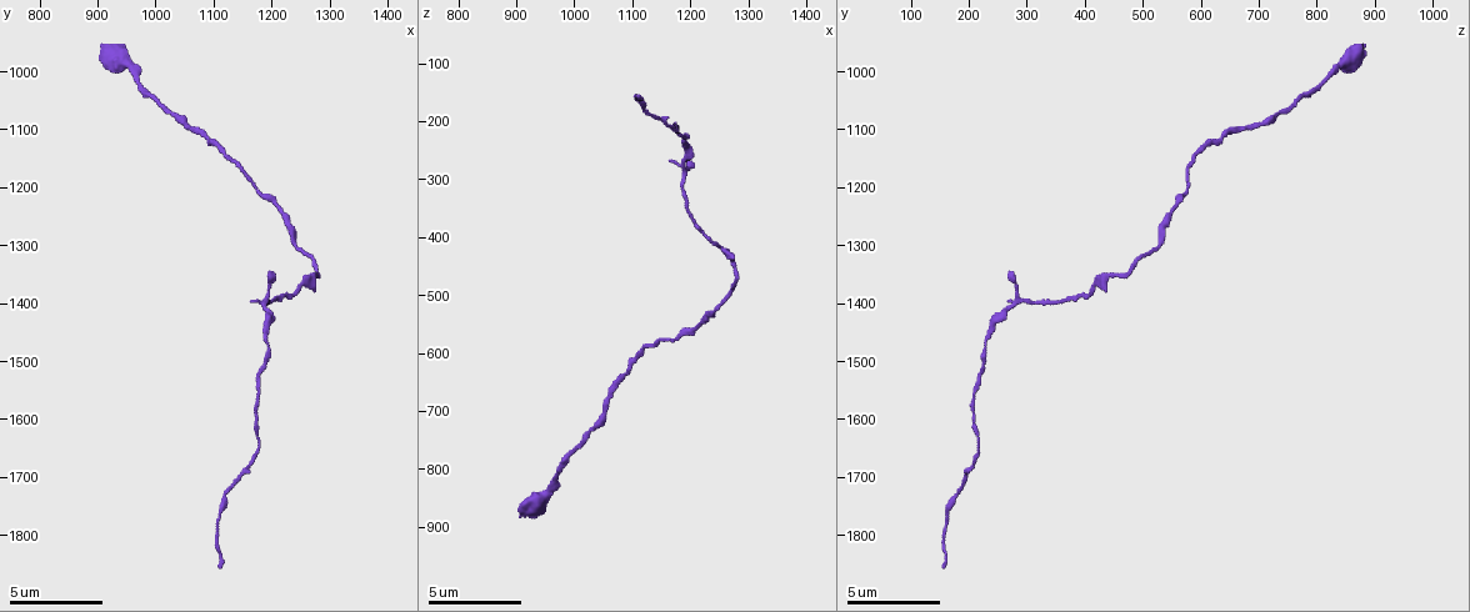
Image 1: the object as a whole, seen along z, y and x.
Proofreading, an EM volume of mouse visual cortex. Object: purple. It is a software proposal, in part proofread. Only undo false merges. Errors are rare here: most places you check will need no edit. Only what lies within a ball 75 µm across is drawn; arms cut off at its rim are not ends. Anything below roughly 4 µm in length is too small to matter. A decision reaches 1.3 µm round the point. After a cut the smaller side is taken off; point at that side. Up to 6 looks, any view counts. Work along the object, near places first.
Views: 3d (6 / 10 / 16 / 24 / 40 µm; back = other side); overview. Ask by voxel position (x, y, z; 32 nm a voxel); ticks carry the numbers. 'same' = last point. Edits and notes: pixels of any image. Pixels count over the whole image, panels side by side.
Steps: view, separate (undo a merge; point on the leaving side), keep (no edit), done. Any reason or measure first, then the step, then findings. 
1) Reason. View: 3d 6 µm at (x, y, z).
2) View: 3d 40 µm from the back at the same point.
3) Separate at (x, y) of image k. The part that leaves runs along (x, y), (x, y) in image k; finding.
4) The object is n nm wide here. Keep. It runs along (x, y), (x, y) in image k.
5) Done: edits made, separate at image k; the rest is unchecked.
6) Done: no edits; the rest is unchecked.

View: 3d 6 µm at (1275, 1350, 450).

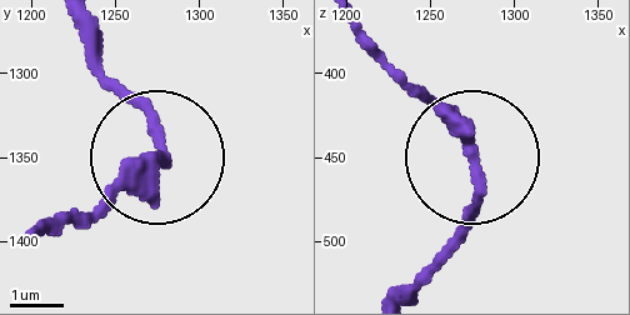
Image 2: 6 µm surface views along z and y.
Keep. It runs along (465, 150), (398, 74) in image 2; one neuron here.

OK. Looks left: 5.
Sudden change in width. View: 3d 10 µm at (1190, 1395, 295).

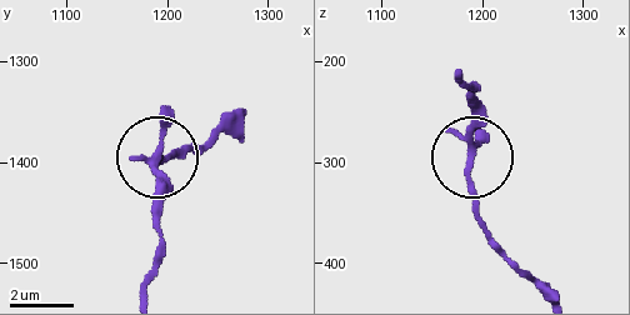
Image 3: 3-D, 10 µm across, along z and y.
Keep. It runs along (543, 293), (484, 220), (470, 173), (470, 94) in image 3; continuous, no second neuron.

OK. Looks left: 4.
Thick turns thin. View: 3d 16 µm at (1170, 1665, 205).

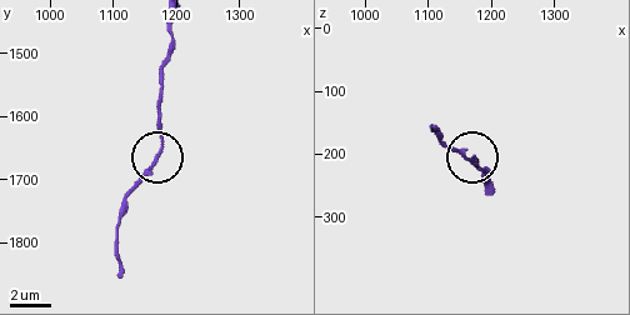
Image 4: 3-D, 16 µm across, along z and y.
View: 3d 6 µm at (1170, 1670, 210).

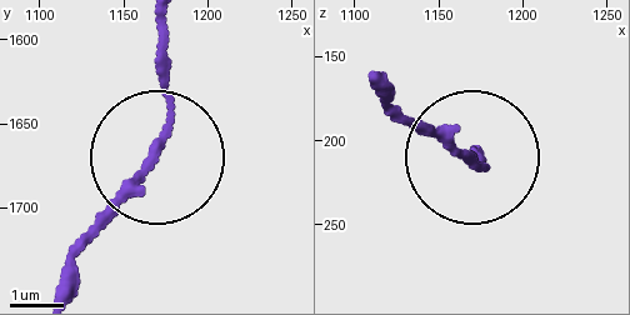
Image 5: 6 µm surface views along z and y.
The object is 150 nm wide here. Keep. It runs along (160, 23), (174, 103), (165, 144), (71, 246) in image 5; continuous, no second neuron.

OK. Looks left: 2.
Done: no edits; the rest is unchecked.

